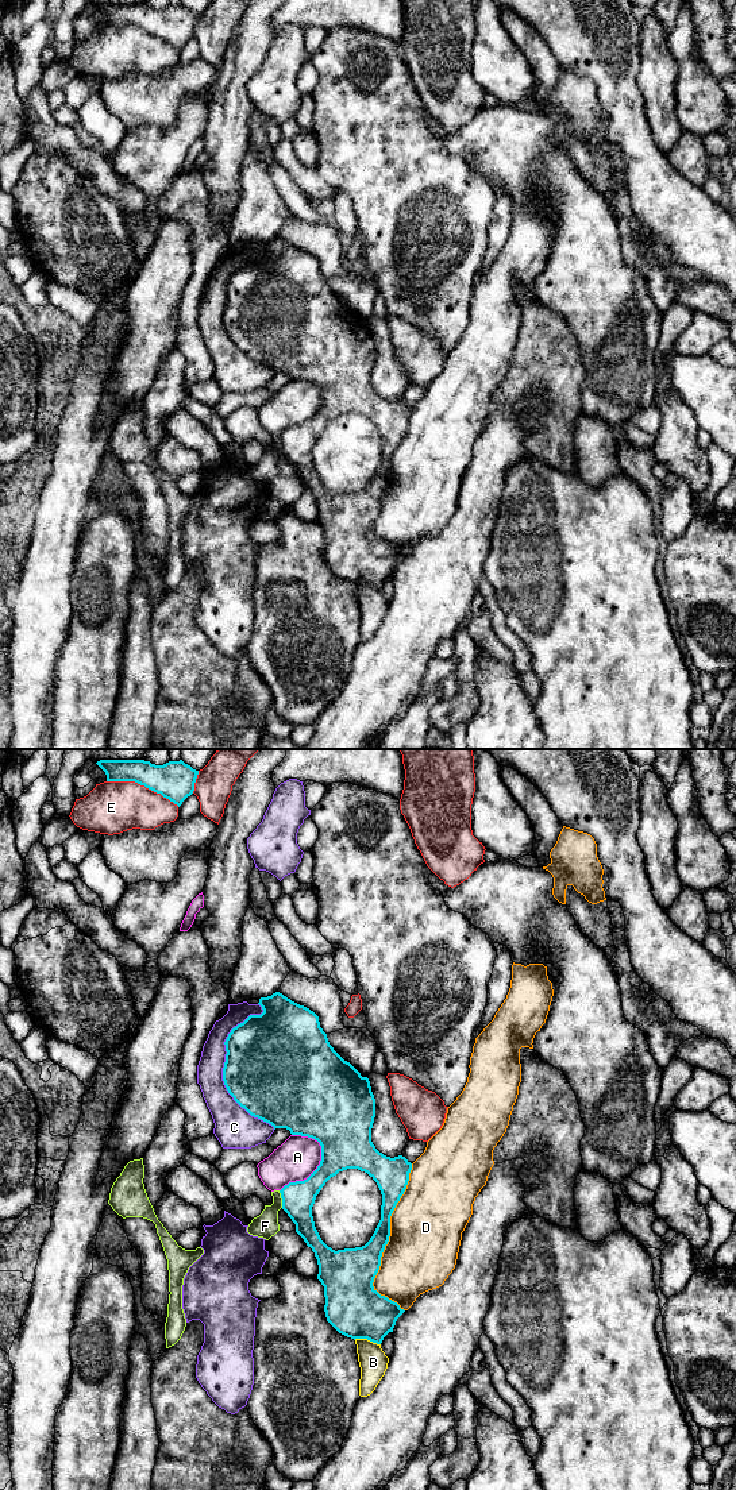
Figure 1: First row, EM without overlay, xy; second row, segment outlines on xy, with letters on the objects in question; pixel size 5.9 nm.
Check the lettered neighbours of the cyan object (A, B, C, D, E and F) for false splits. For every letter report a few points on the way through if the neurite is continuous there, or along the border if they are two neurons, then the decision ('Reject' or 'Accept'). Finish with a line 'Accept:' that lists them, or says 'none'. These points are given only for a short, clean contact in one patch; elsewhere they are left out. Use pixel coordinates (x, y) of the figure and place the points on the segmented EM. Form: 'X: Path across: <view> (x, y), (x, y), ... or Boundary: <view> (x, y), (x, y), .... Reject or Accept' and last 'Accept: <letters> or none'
A: Reject
B: Reject
C: Reject
D: Reject
E: Reject
F: Reject
Accept: none

